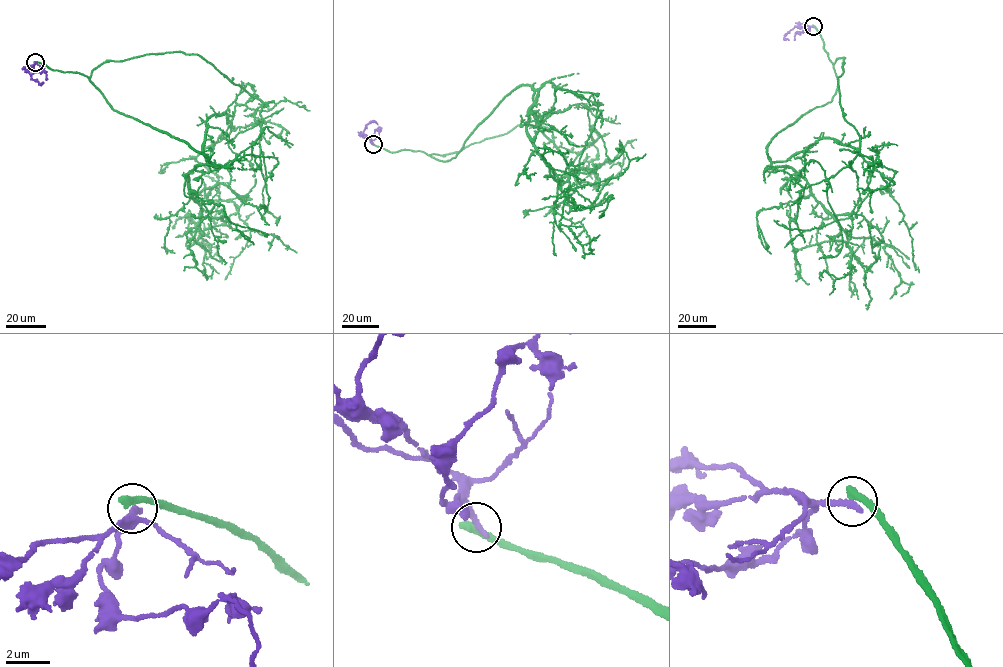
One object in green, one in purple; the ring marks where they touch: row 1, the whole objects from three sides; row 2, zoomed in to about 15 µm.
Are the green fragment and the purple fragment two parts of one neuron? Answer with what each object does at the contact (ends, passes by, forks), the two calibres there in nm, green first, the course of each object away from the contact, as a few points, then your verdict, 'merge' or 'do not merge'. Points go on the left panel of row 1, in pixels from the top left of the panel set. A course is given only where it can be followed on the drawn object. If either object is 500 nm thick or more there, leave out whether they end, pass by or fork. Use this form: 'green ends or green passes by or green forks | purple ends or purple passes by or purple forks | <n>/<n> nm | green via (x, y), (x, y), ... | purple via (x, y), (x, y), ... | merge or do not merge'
green ends | purple ends | 400/280 nm | green via (35, 62), (213, 164), (189, 194), (216, 184), (207, 200), (250, 229), (225, 279) | purple via (35, 62), (27, 70), (31, 78), (43, 82) | do not merge

